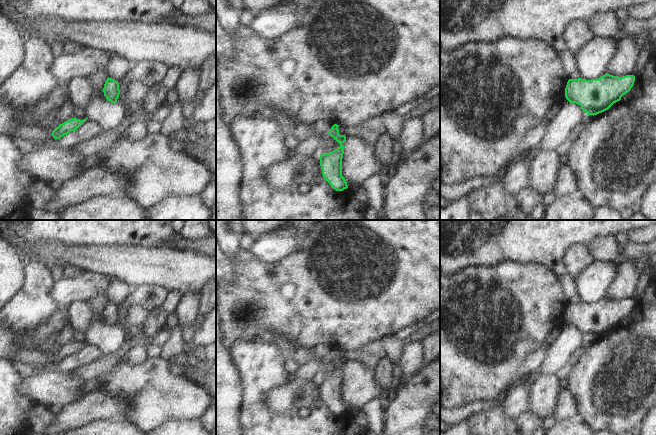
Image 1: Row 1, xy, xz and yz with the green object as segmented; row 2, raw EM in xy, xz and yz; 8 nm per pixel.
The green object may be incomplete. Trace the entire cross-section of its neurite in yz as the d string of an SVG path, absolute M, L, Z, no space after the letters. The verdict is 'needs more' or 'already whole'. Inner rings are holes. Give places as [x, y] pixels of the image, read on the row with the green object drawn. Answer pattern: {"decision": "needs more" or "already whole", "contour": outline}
{"decision": "already whole", "contour": "M608 73L598 79L569 79L565 88L565 97L570 103L576 103L587 115L597 115L608 110L621 97L628 93L635 82L634 75L624 77Z"}

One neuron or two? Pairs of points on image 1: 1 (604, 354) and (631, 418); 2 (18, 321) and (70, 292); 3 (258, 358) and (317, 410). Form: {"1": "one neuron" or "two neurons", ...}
{"1": "one neuron", "2": "two neurons", "3": "one neuron"}

